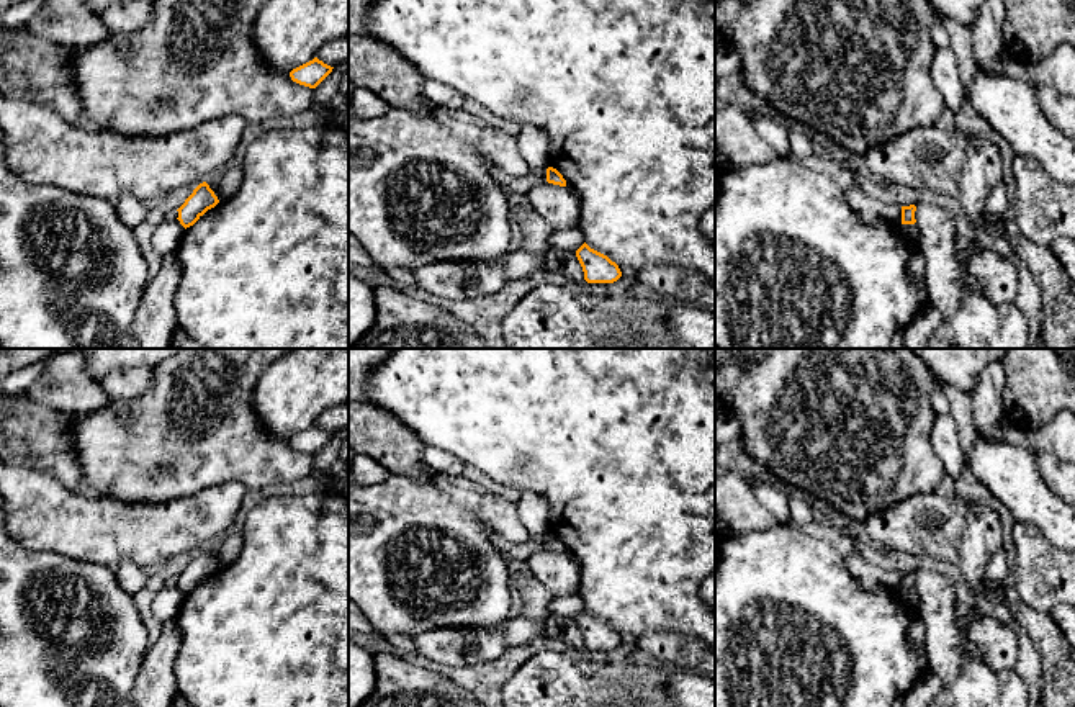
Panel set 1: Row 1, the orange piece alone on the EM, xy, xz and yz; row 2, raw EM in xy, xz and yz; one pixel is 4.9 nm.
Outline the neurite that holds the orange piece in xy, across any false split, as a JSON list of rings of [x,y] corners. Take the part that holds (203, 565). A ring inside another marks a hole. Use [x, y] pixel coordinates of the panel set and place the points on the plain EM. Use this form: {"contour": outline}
{"contour": [[[206,548],[200,550],[193,560],[185,566],[185,570],[177,576],[178,588],[187,596],[193,592],[208,576],[219,570],[214,558]]]}

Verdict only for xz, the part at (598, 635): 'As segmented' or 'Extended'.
As segmented

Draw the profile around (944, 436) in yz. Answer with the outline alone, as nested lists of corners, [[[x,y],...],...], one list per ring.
[[[951,414],[936,416],[931,439],[946,475],[956,481],[962,473],[965,458]]]

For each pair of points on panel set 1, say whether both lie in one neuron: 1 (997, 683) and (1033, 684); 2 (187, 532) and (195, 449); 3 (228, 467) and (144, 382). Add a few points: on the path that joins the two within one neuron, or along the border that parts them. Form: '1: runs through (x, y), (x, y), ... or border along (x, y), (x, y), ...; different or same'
1: border along (1013, 670), (1028, 689); different
2: border along (226, 481), (177, 499), (152, 503); different
3: border along (152, 370), (152, 383), (138, 396), (113, 400); different

